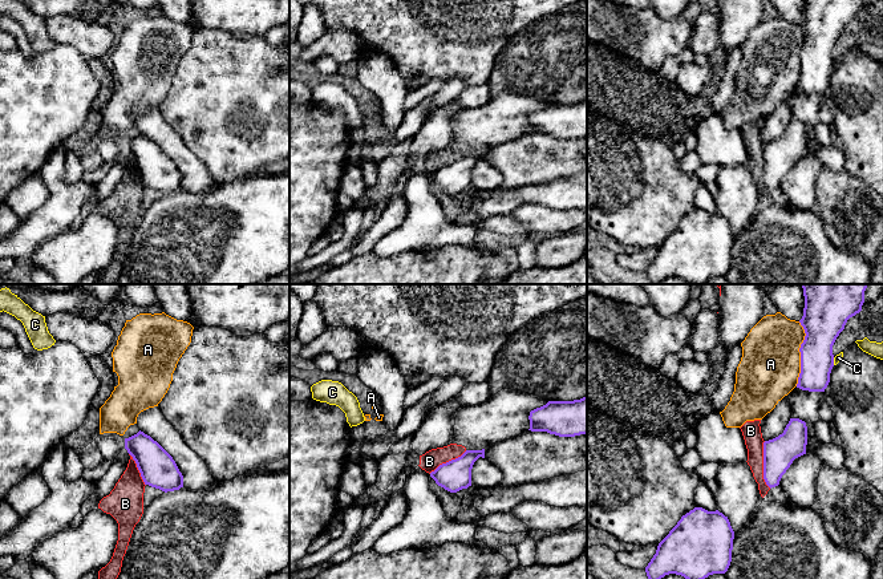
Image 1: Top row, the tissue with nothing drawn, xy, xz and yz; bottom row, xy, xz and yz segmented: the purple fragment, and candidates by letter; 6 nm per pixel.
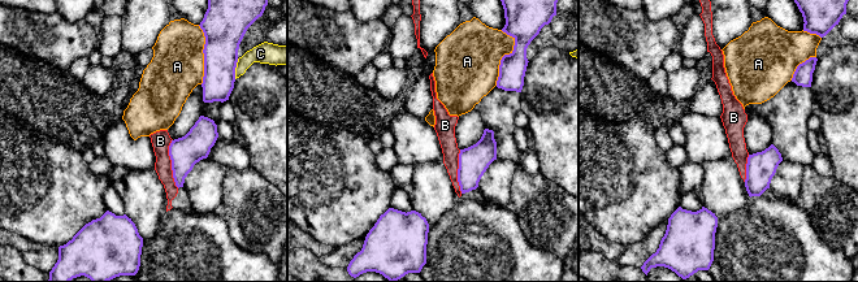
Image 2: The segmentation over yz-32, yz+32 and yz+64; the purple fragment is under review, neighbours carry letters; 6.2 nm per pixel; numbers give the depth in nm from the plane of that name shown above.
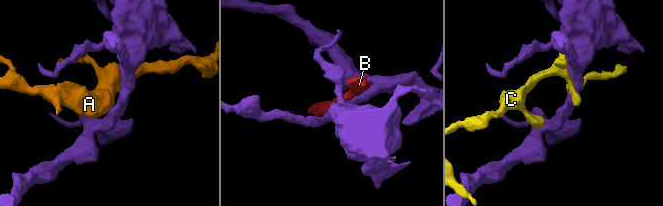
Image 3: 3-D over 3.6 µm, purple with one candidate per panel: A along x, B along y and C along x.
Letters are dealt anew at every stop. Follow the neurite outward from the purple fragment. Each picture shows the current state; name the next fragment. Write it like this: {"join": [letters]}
{"join": []}

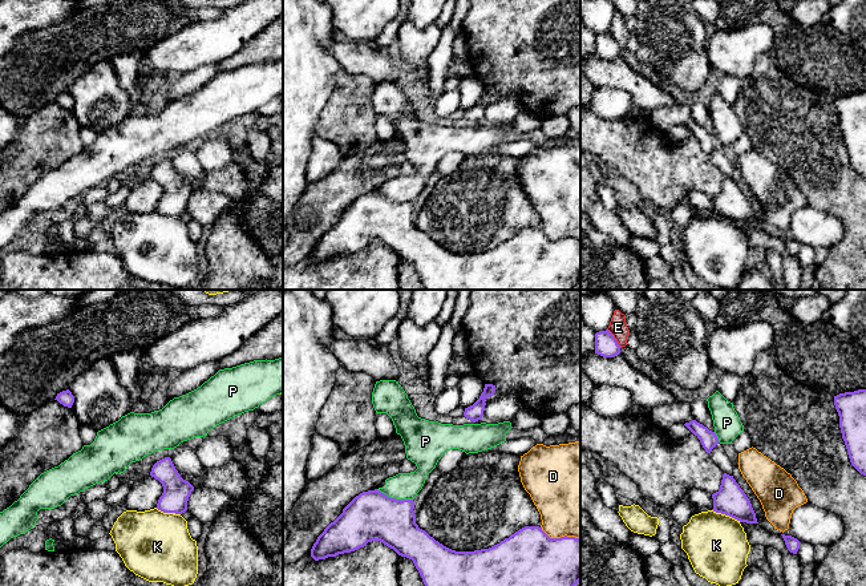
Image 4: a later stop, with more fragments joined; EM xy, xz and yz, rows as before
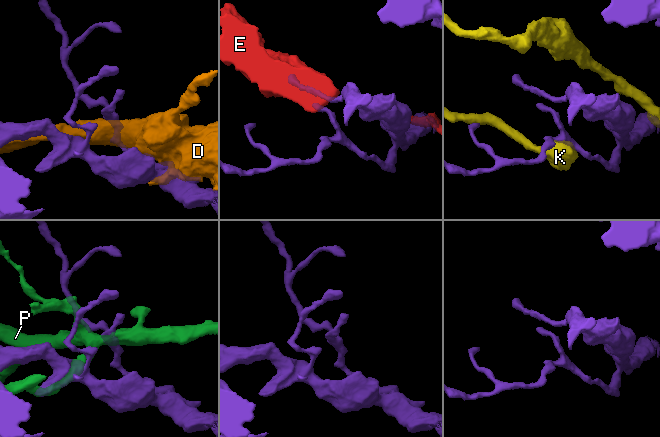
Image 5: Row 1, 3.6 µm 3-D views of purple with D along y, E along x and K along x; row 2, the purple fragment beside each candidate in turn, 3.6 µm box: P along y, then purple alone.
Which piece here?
{"join": []}

